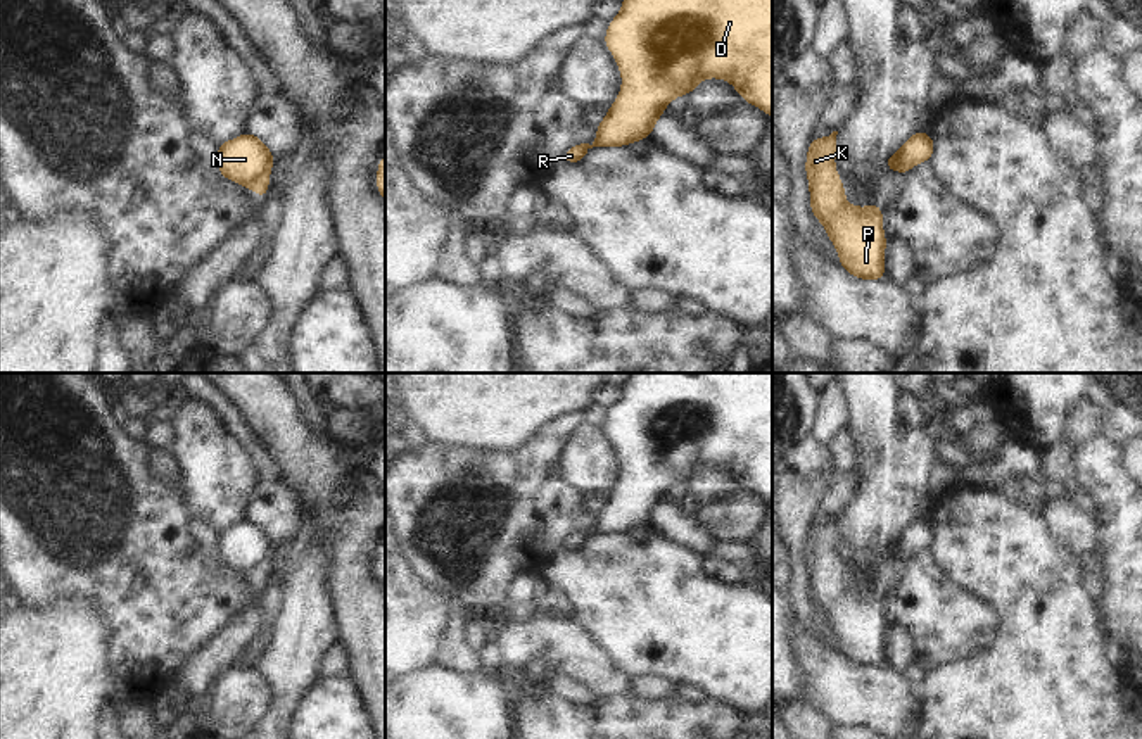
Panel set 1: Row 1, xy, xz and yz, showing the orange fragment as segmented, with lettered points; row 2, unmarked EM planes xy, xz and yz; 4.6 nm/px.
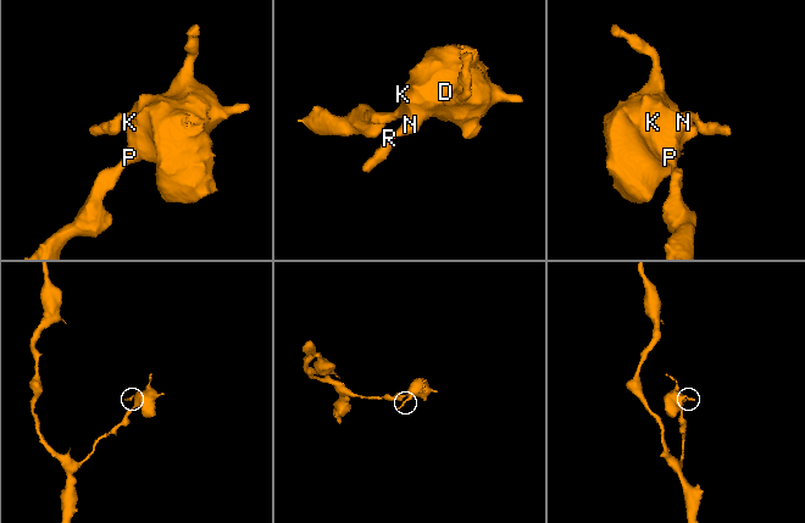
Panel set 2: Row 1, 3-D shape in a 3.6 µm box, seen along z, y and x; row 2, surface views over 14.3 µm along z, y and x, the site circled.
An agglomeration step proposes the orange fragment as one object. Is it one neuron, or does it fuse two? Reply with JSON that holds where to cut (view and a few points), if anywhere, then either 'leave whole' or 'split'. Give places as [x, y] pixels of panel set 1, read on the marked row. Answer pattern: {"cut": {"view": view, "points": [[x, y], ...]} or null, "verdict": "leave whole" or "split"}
{"cut": null, "verdict": "leave whole"}

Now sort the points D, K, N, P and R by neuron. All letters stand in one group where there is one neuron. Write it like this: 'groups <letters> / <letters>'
groups D K N P R

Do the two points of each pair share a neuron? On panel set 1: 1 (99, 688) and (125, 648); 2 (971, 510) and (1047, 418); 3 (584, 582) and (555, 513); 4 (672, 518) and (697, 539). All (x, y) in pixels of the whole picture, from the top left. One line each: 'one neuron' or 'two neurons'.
1: two neurons
2: two neurons
3: two neurons
4: one neuron

